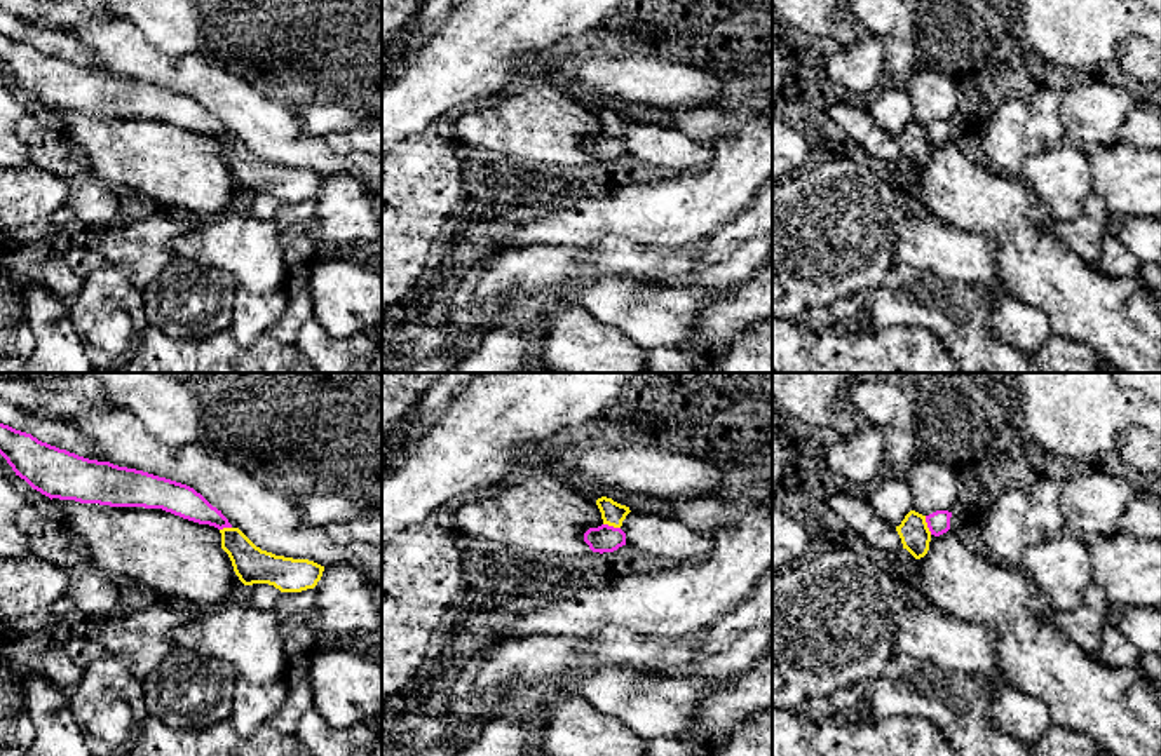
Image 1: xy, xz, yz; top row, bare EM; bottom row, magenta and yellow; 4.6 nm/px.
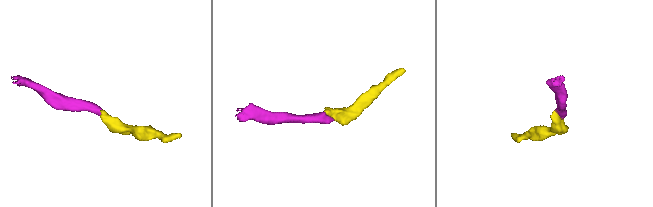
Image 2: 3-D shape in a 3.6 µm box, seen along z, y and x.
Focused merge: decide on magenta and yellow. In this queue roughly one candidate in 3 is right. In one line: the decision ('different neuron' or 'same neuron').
same neuron

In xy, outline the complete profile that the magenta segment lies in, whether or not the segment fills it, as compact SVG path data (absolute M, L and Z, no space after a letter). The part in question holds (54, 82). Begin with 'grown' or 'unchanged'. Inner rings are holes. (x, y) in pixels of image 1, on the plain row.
grown | M0 33L0 64L16 85L42 105L110 117L162 118L209 134L221 143L221 159L244 195L268 193L281 202L314 199L324 176L275 165L256 157L194 98L143 80L78 66Z

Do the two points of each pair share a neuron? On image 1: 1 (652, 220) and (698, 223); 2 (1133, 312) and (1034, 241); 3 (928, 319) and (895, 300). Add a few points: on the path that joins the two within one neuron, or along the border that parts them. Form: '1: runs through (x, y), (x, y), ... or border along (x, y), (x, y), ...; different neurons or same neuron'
1: runs through (663, 220), (687, 220); same neuron
2: runs through (1109, 312), (1059, 265); same neuron
3: runs through (919, 316), (910, 316), (903, 309); same neuron

